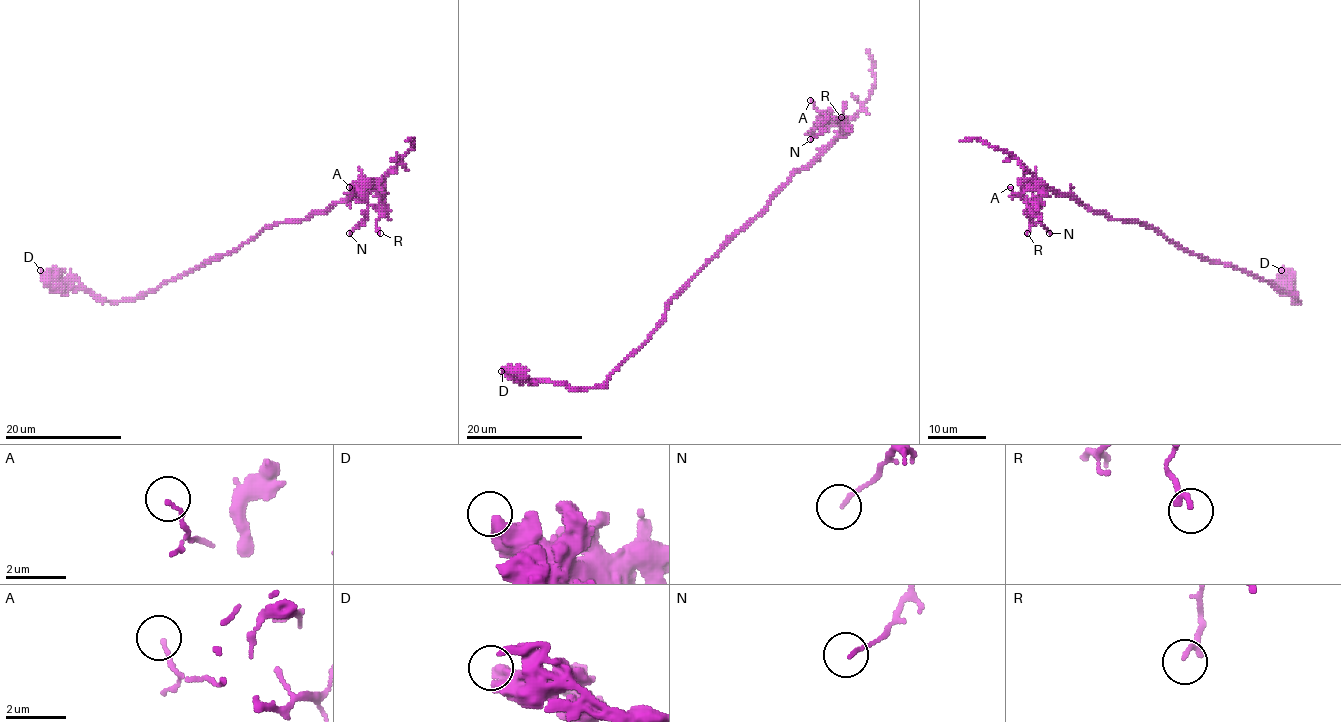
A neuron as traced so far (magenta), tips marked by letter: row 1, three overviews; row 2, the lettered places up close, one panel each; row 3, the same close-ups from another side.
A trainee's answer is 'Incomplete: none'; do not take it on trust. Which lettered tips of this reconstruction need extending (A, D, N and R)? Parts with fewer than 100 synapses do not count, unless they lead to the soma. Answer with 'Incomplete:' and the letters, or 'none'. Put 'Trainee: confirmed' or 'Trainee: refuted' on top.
Trainee: confirmed
Incomplete: none

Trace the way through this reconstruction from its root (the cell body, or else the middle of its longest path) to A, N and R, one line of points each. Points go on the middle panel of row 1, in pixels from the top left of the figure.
A: (714, 256), (765, 208), (796, 171), (804, 170), (842, 132), (841, 126), (825, 112), (818, 110), (810, 100)
N: (714, 256), (842, 128), (825, 112), (828, 120), (810, 139)
R: (714, 256), (765, 208), (796, 171), (804, 170), (842, 132), (841, 123), (836, 120), (841, 117)

